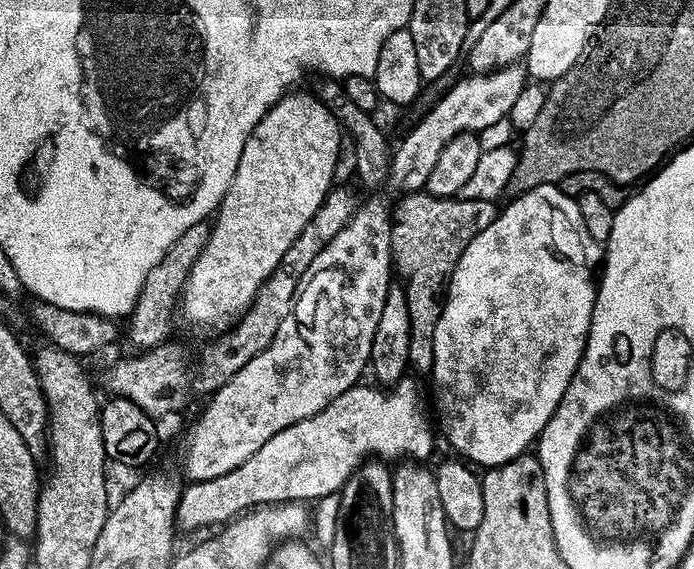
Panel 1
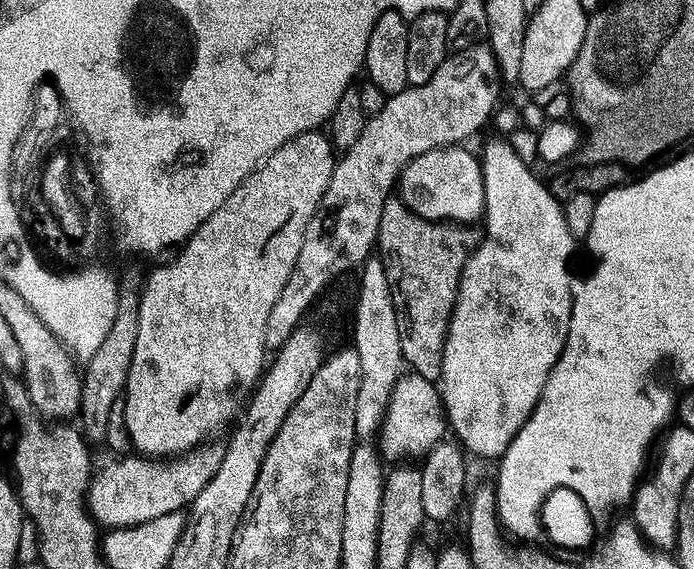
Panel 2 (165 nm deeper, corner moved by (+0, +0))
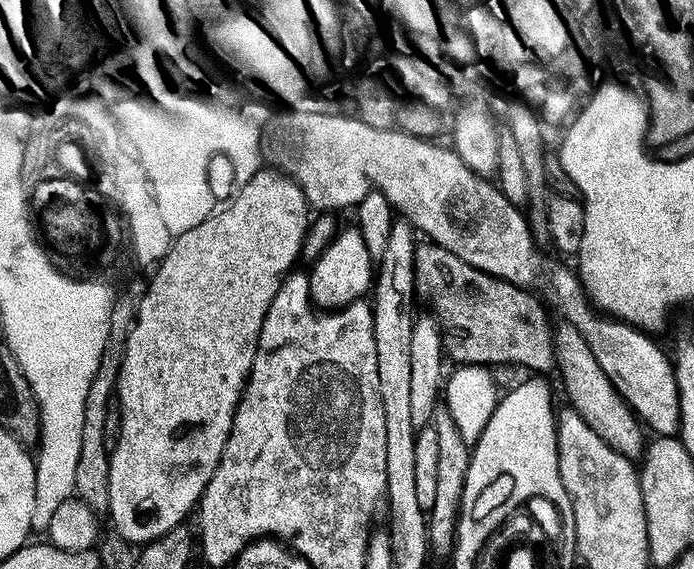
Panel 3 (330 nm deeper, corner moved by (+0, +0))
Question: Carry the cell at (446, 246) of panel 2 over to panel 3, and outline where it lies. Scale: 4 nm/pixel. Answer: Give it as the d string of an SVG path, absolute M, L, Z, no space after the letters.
M420 242L416 245L415 287L428 295L432 303L431 311L442 329L443 351L452 364L483 365L521 364L524 368L533 368L533 373L548 374L556 363L554 328L548 325L548 316L540 305L540 300L526 288L518 288L505 280L476 269L446 249L431 242Z

